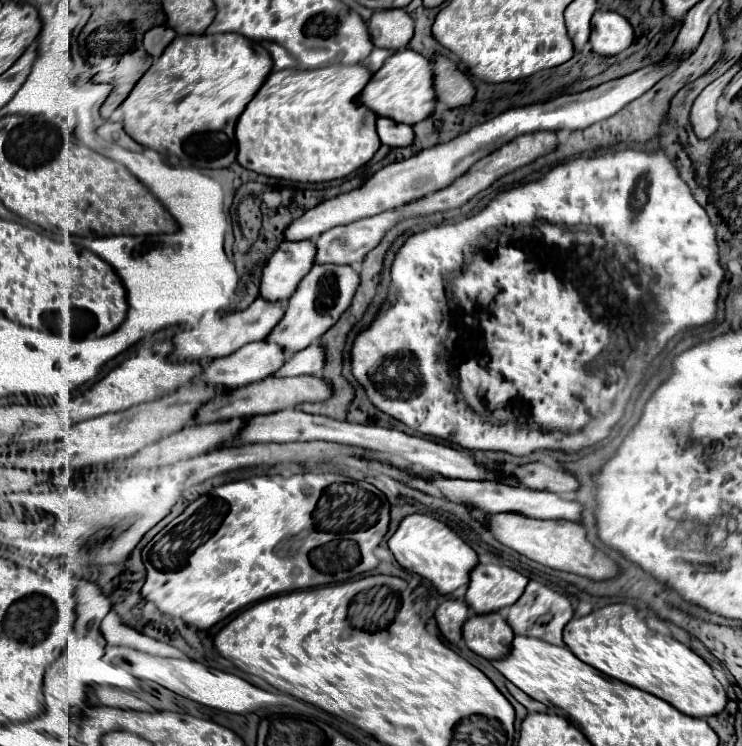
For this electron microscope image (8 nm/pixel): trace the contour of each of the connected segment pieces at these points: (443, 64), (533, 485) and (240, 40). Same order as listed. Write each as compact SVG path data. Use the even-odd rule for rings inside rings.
M434 57L434 91L436 99L446 107L460 107L472 101L476 89L470 79L448 57Z
M528 463L516 467L512 469L512 473L516 473L516 477L520 477L520 481L524 481L524 485L530 489L552 491L558 495L572 495L580 487L580 481L572 473L564 469L552 469L542 463Z
M236 33L220 35L182 35L168 45L168 49L154 61L154 65L142 75L134 85L126 101L122 103L124 111L124 129L126 133L166 157L176 157L182 165L200 167L200 169L218 169L230 167L236 161L236 137L234 127L246 105L252 101L256 91L262 87L264 79L272 71L272 59L264 47Z

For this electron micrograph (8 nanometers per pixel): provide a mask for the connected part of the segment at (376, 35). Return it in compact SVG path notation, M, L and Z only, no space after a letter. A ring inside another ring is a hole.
M402 9L378 11L368 21L368 33L376 47L398 51L414 35L414 21Z

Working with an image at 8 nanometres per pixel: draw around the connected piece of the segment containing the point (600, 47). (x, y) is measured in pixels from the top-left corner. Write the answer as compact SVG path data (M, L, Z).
M596 11L592 17L590 45L592 51L604 57L618 55L632 45L634 31L632 25L614 11Z

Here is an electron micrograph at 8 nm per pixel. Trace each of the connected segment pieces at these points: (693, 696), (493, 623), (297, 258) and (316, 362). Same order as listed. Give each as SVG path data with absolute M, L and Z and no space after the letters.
M612 603L594 609L586 617L570 619L564 627L564 643L580 661L600 673L640 687L686 715L710 717L726 707L726 691L714 677L712 667L674 637L652 631L628 603Z
M496 611L472 615L462 627L462 637L468 649L486 657L488 661L494 661L508 655L514 633L506 617L500 611Z
M280 243L276 253L266 261L260 281L260 297L264 301L288 301L300 279L312 269L314 243Z
M310 345L302 349L292 359L288 359L272 377L298 377L298 375L320 375L324 365L324 349L322 345Z

